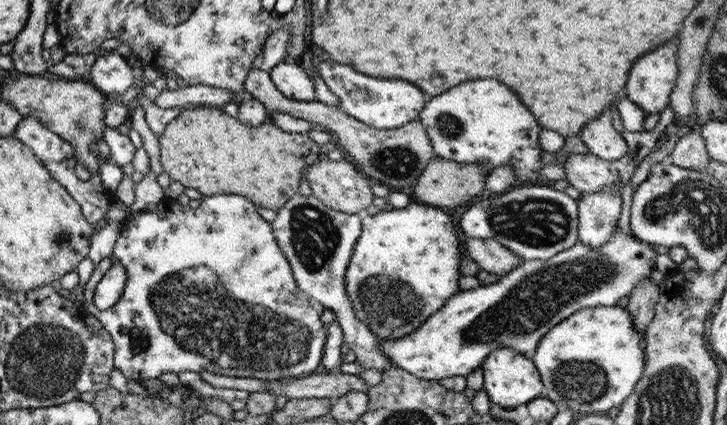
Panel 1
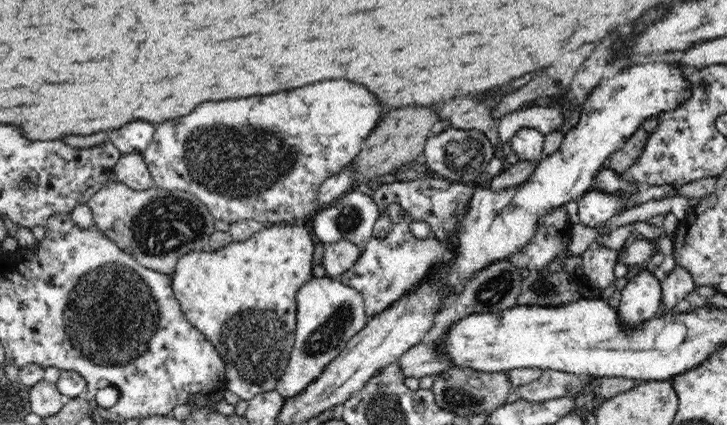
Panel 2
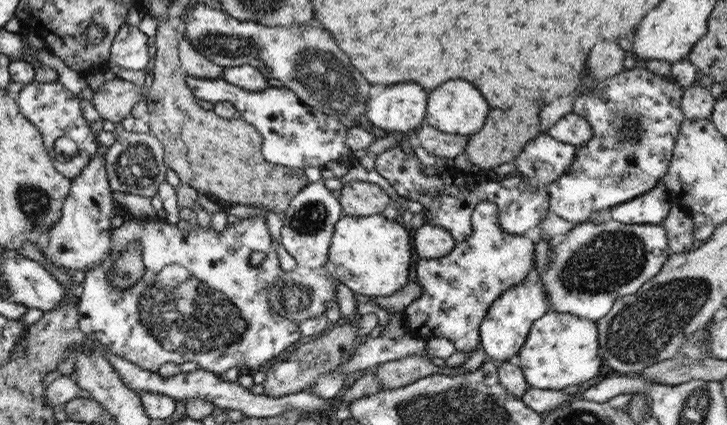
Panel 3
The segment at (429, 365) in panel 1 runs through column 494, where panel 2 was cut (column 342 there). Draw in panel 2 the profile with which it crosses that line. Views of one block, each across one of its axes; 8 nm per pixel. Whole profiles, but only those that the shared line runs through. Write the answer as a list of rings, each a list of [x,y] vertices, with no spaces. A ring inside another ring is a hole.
[[[312,277],[296,290],[296,336],[290,360],[274,390],[283,397],[296,396],[314,378],[318,378],[328,362],[345,350],[346,342],[358,334],[369,316],[365,311],[364,297],[358,290],[344,284],[339,278]]]

